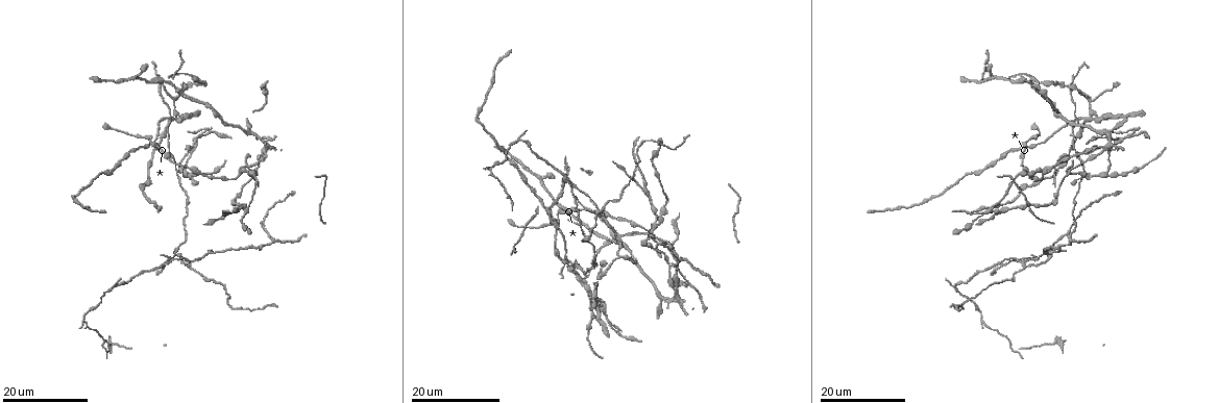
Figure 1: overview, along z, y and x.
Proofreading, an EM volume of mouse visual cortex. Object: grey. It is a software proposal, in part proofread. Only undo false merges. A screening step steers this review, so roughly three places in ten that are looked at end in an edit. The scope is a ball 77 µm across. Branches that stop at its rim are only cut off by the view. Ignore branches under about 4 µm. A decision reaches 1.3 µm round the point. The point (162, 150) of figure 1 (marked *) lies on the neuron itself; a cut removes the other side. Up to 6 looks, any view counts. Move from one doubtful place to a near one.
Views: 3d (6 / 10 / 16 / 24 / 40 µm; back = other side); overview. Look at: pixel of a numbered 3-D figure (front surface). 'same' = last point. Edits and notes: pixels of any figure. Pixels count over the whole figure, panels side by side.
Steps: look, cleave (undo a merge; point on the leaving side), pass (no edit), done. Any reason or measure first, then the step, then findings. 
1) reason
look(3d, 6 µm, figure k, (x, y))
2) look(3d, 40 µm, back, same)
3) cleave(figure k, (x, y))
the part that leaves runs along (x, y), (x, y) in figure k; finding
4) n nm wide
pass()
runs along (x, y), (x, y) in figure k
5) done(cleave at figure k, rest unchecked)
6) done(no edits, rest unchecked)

four or more arms meet
look(3d, 16 µm, figure 1, (248, 167))

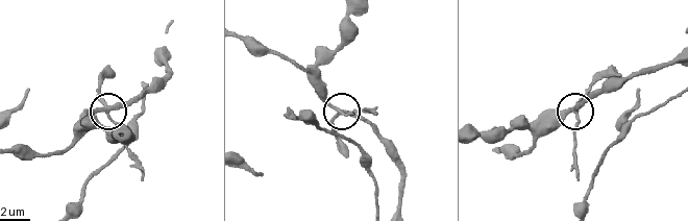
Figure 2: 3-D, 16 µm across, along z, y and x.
closer look
look(3d, 10 µm, figure 2, (340, 112))

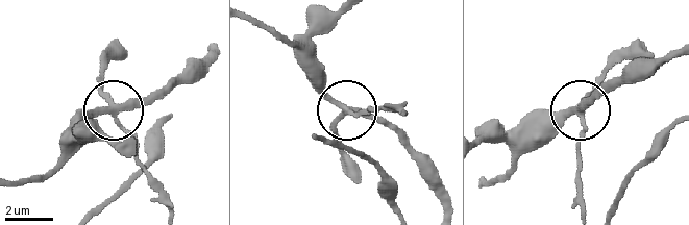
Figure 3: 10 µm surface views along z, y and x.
pass()
runs along (15, 183), (32, 181), (56, 166), (108, 109), (104, 66) in figure 3; continuous, no second neuron

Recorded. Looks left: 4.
two arms in line, one across
look(3d, 16 µm, figure 1, (643, 190))

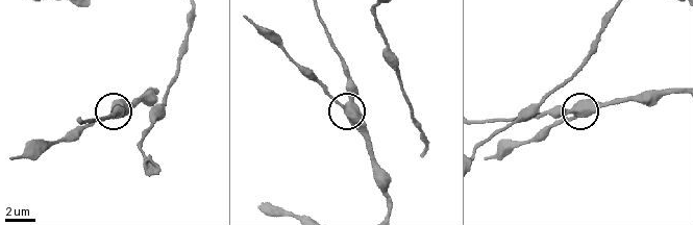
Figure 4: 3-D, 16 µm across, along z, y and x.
look(3d, 6 µm, figure 4, (574, 115))

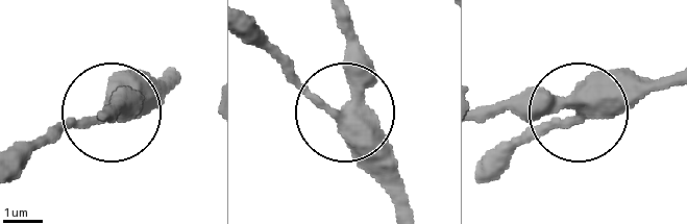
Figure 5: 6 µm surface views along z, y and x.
3 arms
pass()
continuous, no second neuron

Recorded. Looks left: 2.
arms part here
look(3d, 16 µm, figure 1, (1088, 175))

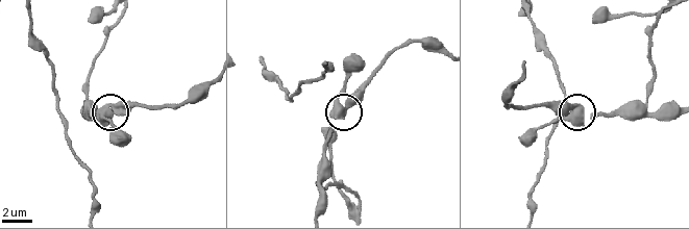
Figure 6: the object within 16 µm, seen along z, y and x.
look(3d, 6 µm, figure 6, (582, 113))

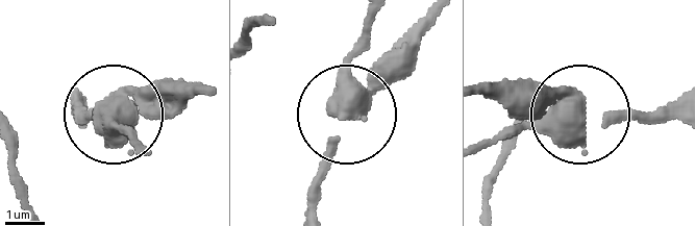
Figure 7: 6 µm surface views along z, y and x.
410 nm wide
cleave(figure 7, (155, 118))
the part that leaves runs along (568, 90), (482, 90) in figure 7; two neurons meet here

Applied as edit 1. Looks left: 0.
done(cleave at figure 7, rest unchecked)

